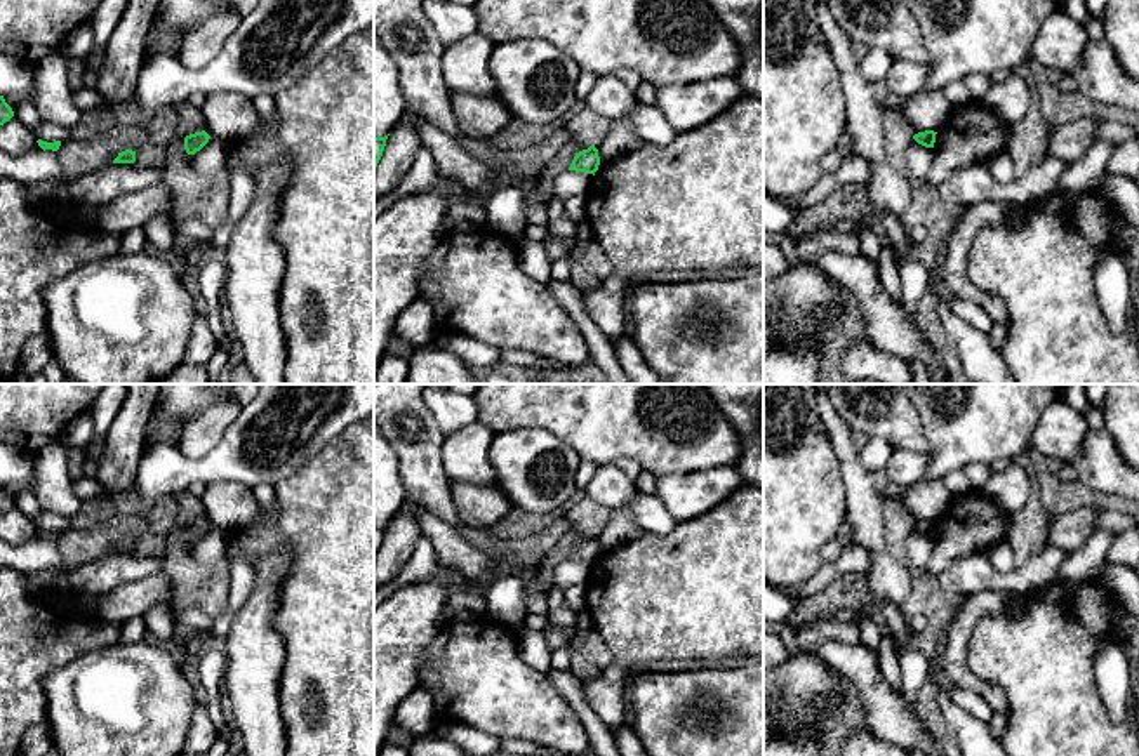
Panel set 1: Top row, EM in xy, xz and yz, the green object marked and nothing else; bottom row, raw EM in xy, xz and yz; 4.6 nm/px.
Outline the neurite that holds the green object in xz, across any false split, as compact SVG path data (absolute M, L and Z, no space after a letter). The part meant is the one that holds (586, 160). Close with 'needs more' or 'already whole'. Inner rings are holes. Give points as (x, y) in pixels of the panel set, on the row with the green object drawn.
M591 144L588 149L576 153L569 170L595 176L595 172L598 170L598 165L600 165L598 149L595 148L595 144Z; already whole

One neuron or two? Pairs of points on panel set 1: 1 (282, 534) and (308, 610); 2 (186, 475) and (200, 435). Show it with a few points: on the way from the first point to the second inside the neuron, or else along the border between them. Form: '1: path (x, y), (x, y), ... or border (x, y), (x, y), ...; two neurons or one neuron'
1: path (301, 550), (308, 557), (308, 591); one neuron
2: border (225, 433), (199, 457), (186, 457), (176, 447); two neurons

